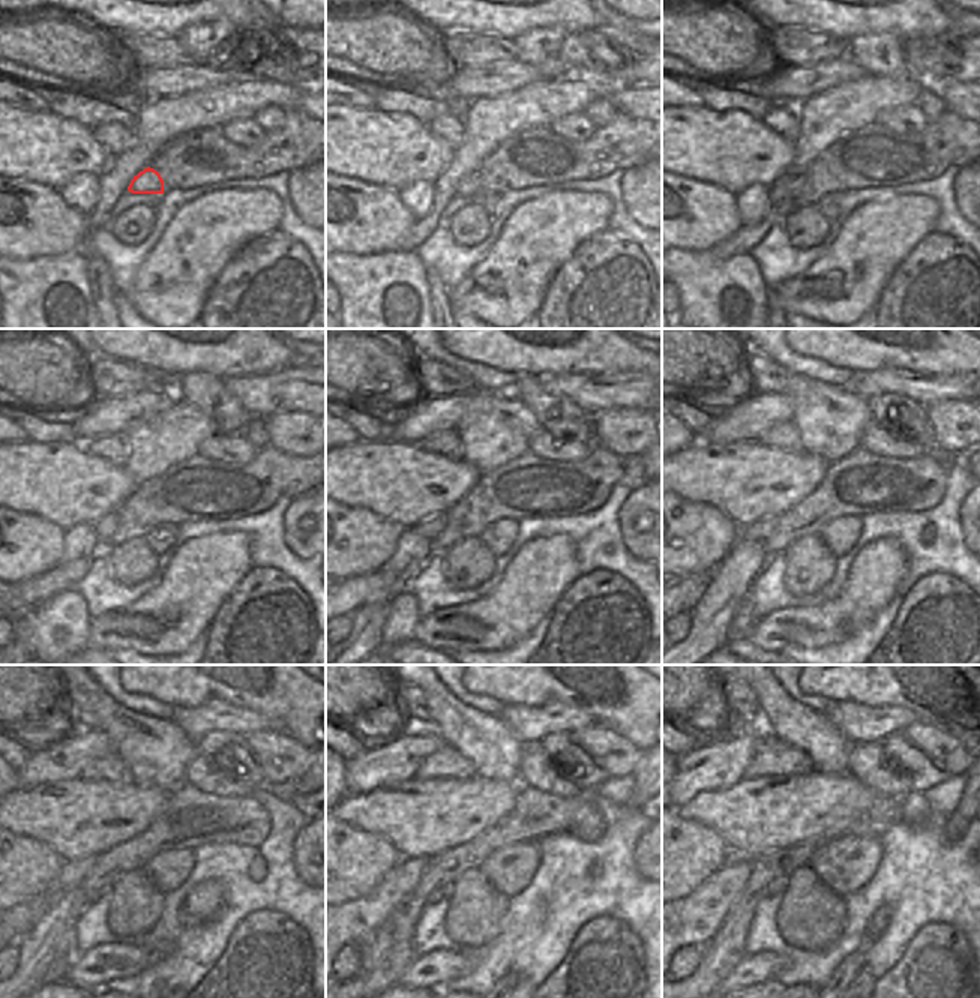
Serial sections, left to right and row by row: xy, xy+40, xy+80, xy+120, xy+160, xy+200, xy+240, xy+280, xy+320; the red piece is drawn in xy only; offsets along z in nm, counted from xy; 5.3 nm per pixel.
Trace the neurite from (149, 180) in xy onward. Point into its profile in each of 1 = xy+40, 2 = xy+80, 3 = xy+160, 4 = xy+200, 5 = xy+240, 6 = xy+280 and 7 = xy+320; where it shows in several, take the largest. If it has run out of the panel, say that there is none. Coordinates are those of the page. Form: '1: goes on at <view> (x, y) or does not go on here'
1: goes on at xy+40 (471, 185)
2: goes on at xy+80 (782, 191)
3: goes on at xy+160 (429, 529)
4: goes on at xy+200 (757, 532)
5: goes on at xy+240 (20, 920)
6: goes on at xy+280 (356, 920)
7: goes on at xy+320 (692, 922)

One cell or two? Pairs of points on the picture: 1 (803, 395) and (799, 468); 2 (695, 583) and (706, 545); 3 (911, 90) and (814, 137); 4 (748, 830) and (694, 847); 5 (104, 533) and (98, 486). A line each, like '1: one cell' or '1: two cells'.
1: two cells
2: two cells
3: one cell
4: two cells
5: two cells

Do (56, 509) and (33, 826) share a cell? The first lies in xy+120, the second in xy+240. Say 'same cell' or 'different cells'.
same cell

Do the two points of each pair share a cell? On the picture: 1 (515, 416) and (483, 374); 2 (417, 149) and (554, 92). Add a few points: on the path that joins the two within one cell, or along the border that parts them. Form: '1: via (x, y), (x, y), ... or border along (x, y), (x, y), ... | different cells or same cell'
1: border along (476, 387), (508, 392) | different cells
2: border along (455, 149), (449, 165), (437, 180) | different cells

